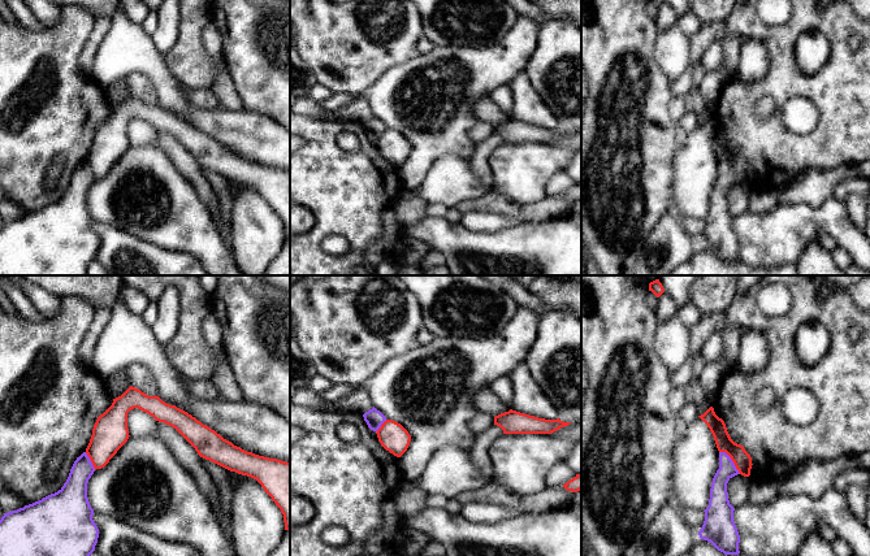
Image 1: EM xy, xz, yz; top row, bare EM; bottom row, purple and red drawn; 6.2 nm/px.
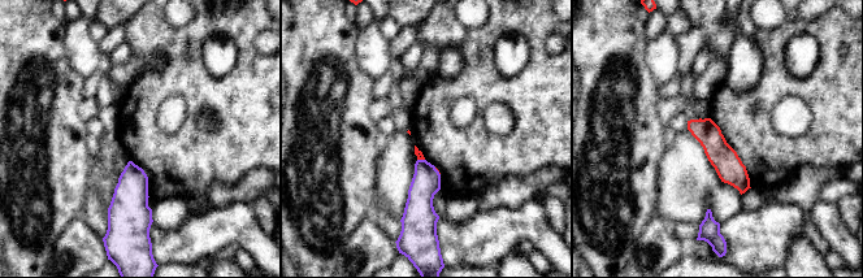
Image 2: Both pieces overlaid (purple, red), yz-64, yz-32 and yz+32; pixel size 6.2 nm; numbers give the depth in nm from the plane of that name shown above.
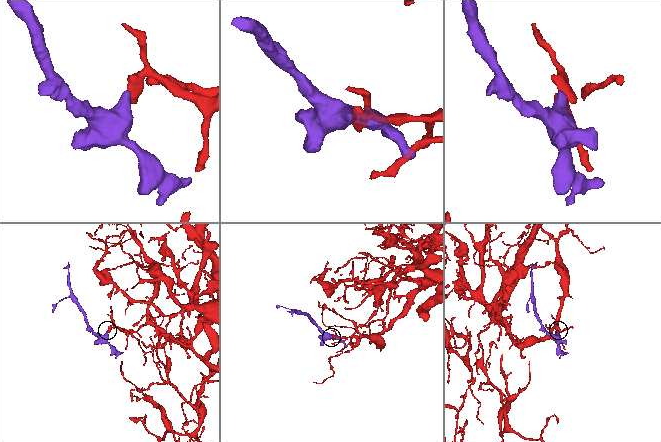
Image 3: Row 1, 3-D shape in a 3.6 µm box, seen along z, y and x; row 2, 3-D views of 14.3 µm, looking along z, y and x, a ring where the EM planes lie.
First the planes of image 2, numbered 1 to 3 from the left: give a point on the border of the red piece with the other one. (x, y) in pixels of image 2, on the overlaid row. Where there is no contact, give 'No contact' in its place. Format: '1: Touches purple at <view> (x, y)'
1: No contact
2: Touches purple at yz-32 (421, 160)
3: No contact

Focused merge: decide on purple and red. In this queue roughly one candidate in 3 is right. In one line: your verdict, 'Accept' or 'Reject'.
Reject

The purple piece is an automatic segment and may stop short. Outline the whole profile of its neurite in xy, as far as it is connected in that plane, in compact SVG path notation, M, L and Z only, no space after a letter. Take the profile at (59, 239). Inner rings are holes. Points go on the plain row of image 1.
M83 161L57 201L4 222L0 229L0 275L87 275L99 247L87 207L87 192L94 181L90 166Z

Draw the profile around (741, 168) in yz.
M710 116L704 123L698 126L710 138L718 160L726 161L731 166L741 184L749 186L753 174L750 164L741 153L737 153L731 148L724 130L715 123L714 117Z

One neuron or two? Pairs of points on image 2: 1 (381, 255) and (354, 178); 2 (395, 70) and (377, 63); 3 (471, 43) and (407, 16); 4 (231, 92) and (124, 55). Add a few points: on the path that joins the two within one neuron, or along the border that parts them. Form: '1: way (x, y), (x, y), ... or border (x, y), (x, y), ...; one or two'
1: border (372, 213), (347, 238); two
2: border (393, 59), (387, 70); two
3: border (430, 13), (417, 27); two
4: border (125, 40), (131, 53); two

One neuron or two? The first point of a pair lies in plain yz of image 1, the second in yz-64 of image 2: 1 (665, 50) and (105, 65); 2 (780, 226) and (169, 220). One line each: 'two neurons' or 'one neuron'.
1: two neurons
2: two neurons

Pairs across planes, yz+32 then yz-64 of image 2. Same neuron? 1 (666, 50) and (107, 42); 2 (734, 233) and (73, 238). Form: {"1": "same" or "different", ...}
{"1": "different", "2": "different"}

